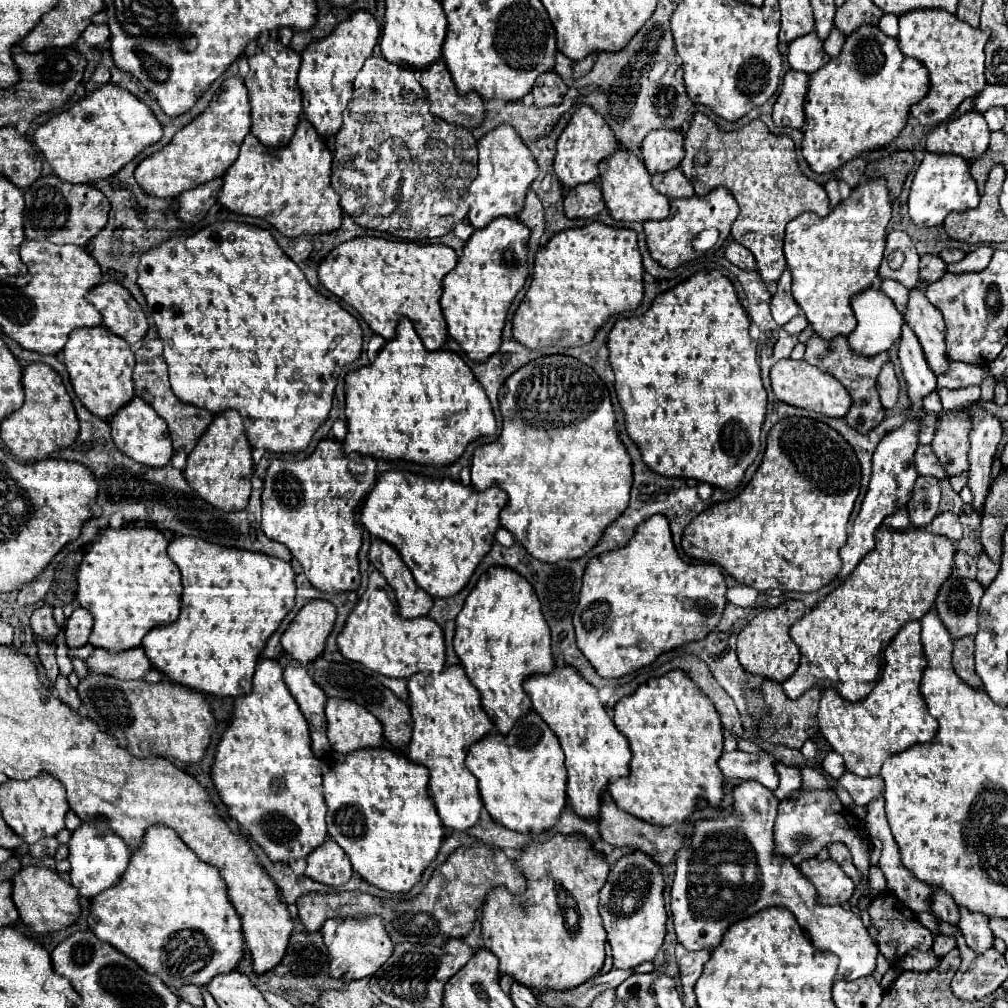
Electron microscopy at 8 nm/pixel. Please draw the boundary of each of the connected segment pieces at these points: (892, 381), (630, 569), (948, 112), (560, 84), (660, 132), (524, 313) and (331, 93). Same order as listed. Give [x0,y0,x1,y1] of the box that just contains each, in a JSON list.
[[876,361,900,409],[572,515,726,677],[900,9,990,127],[532,71,568,107],[642,129,684,173],[512,221,644,349],[298,9,380,137]]

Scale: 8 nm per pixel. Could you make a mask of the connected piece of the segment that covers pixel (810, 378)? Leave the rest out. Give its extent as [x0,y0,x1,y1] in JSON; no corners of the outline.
[770,359,850,417]

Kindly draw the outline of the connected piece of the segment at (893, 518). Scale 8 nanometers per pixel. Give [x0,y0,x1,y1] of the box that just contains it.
[882,509,910,531]

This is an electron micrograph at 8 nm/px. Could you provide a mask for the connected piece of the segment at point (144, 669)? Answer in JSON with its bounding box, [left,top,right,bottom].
[86,647,152,679]

